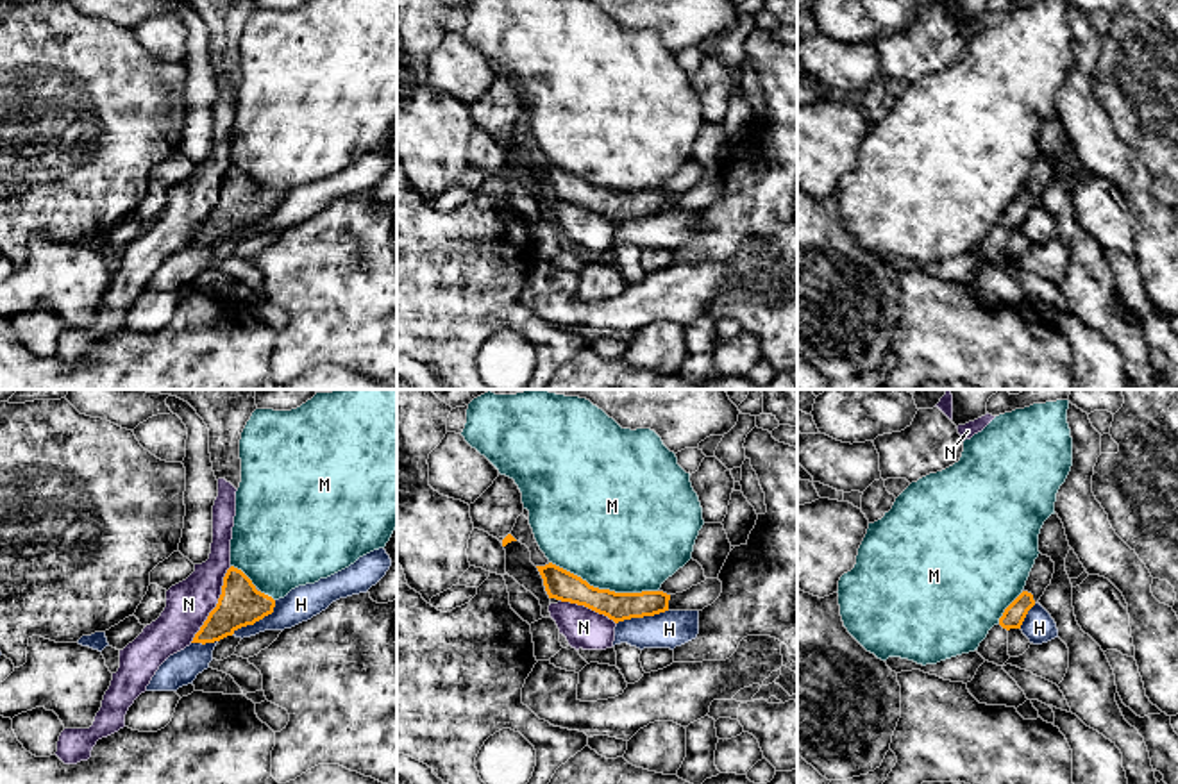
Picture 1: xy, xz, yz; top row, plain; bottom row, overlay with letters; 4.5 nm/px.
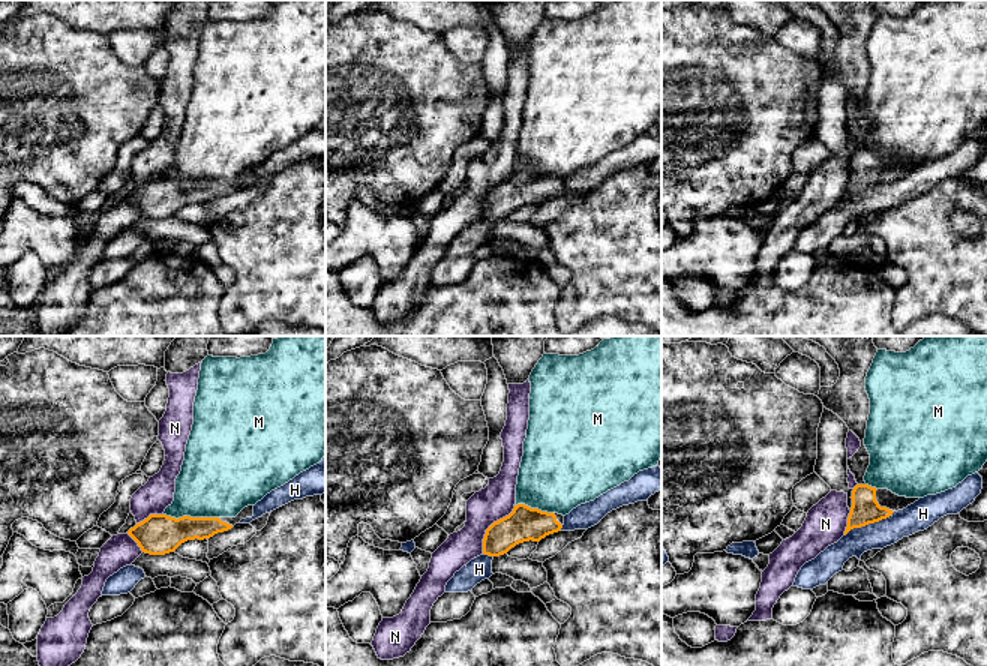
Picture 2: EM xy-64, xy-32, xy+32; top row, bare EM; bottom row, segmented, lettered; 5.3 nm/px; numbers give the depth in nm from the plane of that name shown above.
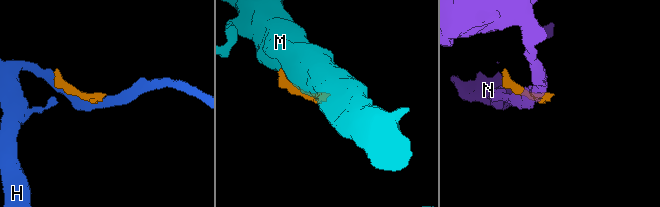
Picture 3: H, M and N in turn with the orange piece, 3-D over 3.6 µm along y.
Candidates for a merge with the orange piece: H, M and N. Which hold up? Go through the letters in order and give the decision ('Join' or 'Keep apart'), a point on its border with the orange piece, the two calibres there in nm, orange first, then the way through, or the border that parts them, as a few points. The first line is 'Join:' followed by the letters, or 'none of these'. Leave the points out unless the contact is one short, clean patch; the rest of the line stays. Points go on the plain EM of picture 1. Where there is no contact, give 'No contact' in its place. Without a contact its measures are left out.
Join: none of these
H: Keep apart. Touches orange at xy (256, 220). Thickness 200 nm (orange) against 160 nm. Boundary: xy (276, 200), (270, 213), (238, 227), (231, 234)
M: Keep apart. Touches orange at xz (603, 190). Thickness 140 nm (orange) against 480 nm
N: Keep apart. Touches orange at xy (217, 204). Thickness 200 nm (orange) against 200 nm

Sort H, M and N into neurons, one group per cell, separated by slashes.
H / M / N

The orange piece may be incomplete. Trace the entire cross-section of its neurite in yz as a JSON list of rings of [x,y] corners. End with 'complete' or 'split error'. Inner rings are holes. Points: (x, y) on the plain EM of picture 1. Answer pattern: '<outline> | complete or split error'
[[[1039,154],[1030,171],[1022,193],[1005,209],[999,225],[1006,230],[1021,229],[1028,211],[1039,204],[1046,188],[1051,184],[1055,163],[1051,157]]] | split error

